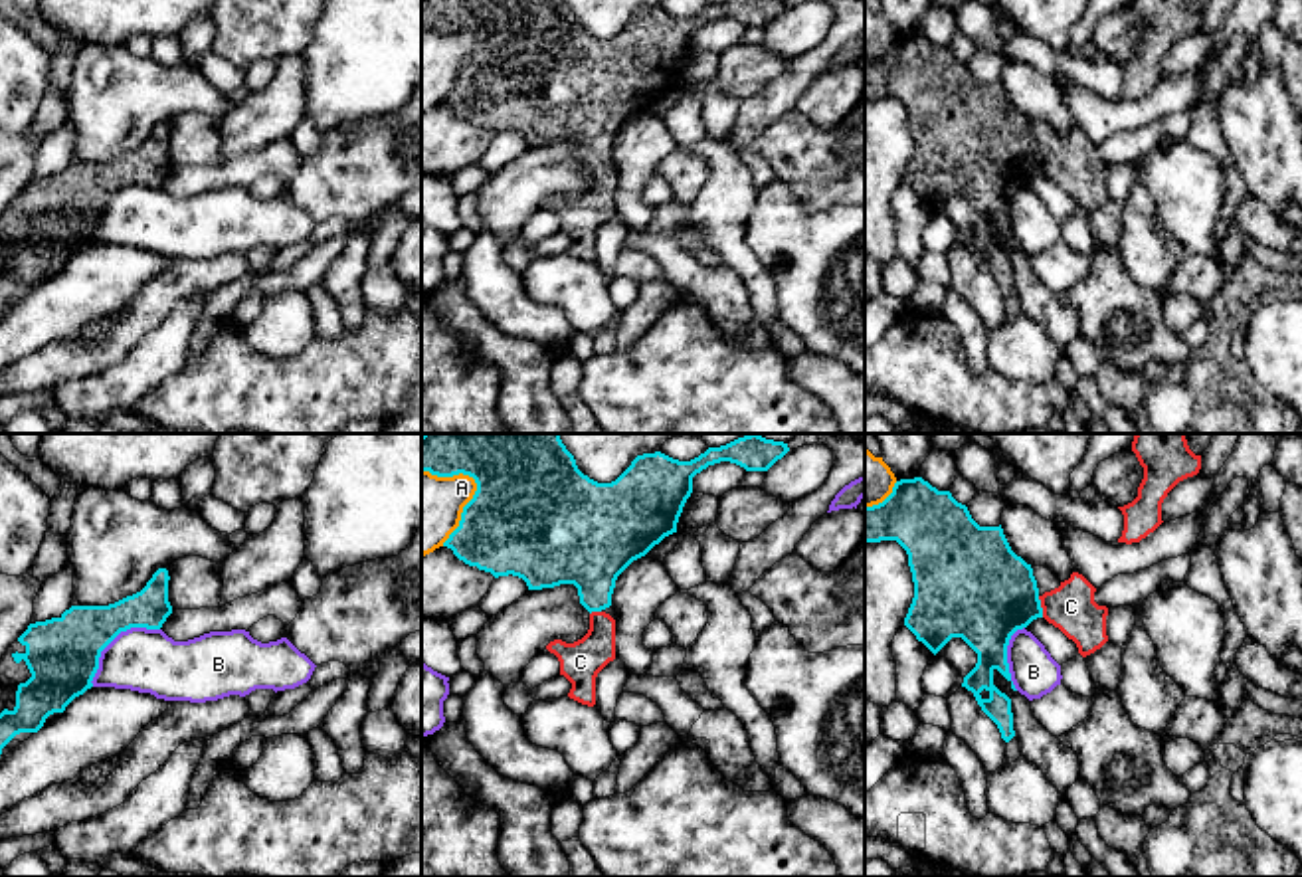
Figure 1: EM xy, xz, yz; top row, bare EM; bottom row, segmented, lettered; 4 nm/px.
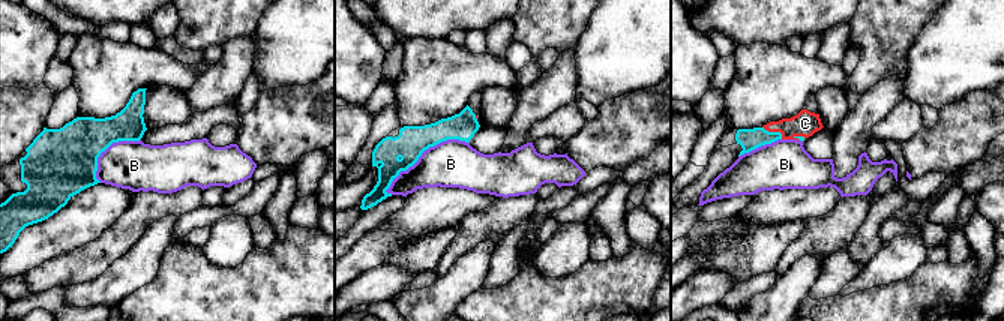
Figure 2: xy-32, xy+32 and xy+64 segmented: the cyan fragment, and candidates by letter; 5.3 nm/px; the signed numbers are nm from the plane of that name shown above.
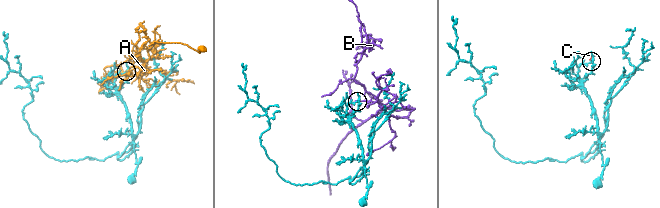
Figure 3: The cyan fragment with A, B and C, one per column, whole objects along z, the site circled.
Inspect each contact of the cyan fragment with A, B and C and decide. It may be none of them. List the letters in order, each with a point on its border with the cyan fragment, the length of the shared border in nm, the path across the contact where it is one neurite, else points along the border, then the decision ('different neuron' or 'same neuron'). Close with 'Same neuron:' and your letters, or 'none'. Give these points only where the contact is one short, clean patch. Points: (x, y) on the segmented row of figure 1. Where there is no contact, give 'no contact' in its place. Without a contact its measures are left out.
A: meets cyan in xz at (477, 487); contact 320 nm long; different neuron
B: meets cyan in xy at (113, 638); contact 360 nm long; different neuron
C: meets cyan in yz at (1039, 606); contact 90 nm long; runs through yz (980, 590), (1039, 606), (1071, 606); same neuron
Same neuron: C

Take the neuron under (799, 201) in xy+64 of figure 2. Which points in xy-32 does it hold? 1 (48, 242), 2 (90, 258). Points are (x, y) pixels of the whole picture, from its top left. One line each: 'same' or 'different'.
1: same
2: different

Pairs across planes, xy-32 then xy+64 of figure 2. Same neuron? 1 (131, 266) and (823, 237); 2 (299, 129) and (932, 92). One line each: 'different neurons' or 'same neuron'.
1: different neurons
2: different neurons

